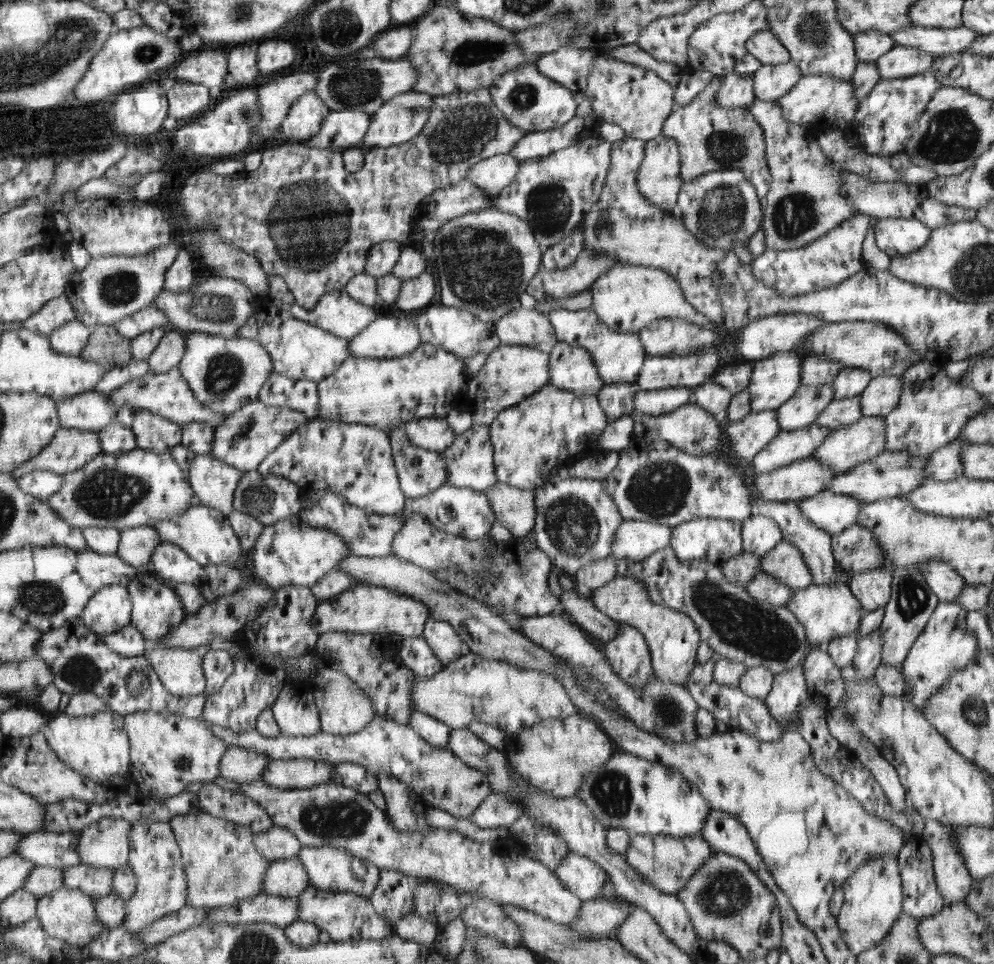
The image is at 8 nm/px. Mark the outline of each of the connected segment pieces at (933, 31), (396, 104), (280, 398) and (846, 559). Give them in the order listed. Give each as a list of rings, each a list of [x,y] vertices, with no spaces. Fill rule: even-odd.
[[[962,25],[960,28],[922,28],[910,26],[890,33],[894,46],[916,48],[943,57],[960,53],[972,45],[978,34]]]
[[[410,90],[391,98],[374,112],[375,120],[364,137],[364,146],[388,148],[412,140],[424,128],[432,105],[434,96],[424,92]]]
[[[273,372],[263,386],[258,400],[278,407],[302,411],[308,420],[318,417],[319,384],[312,380],[288,379]]]
[[[854,524],[831,535],[831,546],[838,566],[851,575],[884,566],[886,554],[882,546],[878,544],[876,536],[861,525]]]

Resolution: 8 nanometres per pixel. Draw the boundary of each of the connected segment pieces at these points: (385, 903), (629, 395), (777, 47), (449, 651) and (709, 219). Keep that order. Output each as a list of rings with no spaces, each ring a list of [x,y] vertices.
[[[382,870],[379,884],[369,897],[378,916],[386,918],[387,922],[395,926],[404,914],[415,912],[413,881],[414,877],[399,871]]]
[[[632,383],[605,384],[597,398],[611,420],[615,420],[633,415],[634,395],[638,390],[636,384]]]
[[[760,30],[747,42],[747,51],[762,65],[779,65],[791,61],[791,54],[771,31]]]
[[[428,618],[422,636],[444,667],[471,652],[471,647],[464,642],[455,627],[446,621]]]
[[[736,168],[712,171],[691,181],[682,181],[676,215],[696,239],[728,254],[732,253],[733,247],[750,243],[755,238],[762,228],[763,207],[754,183]]]

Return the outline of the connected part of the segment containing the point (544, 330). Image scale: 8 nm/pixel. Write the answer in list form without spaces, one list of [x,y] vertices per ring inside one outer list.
[[[520,309],[516,314],[506,314],[495,323],[500,344],[508,346],[530,346],[544,353],[551,352],[558,344],[554,324],[535,309]]]

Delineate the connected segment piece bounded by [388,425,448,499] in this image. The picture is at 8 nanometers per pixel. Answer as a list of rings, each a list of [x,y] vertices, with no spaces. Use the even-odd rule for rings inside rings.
[[[404,425],[388,430],[399,482],[407,499],[411,499],[428,495],[447,484],[448,468],[442,453],[417,447],[406,434]]]

